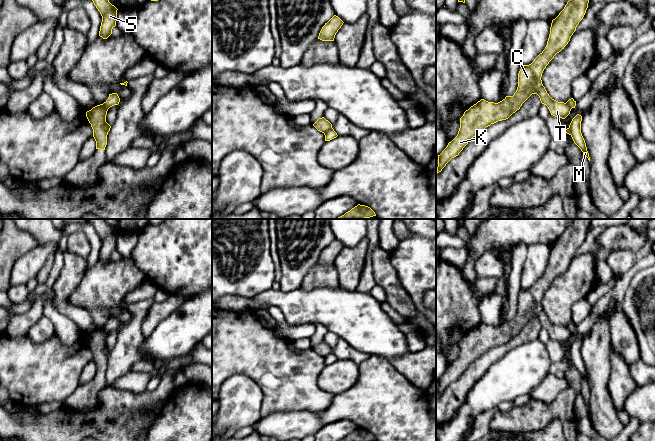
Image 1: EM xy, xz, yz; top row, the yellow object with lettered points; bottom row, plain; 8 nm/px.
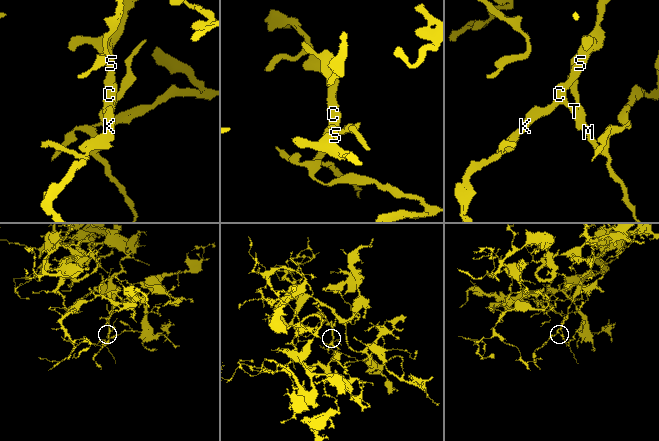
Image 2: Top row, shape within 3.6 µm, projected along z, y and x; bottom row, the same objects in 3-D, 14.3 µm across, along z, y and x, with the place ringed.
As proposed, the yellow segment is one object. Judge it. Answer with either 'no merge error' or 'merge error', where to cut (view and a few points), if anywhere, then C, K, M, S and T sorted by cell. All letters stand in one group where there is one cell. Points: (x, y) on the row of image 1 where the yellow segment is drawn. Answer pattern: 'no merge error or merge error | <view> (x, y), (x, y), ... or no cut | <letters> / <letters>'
no merge error | no cut | C K M S T

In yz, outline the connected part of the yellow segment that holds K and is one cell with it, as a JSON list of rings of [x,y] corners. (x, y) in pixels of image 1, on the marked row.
[[[569,0],[559,15],[552,20],[545,49],[531,64],[521,66],[518,87],[513,96],[506,96],[498,103],[481,99],[464,112],[460,118],[457,136],[438,155],[436,174],[441,172],[452,158],[458,156],[480,131],[491,124],[508,119],[532,94],[539,96],[541,103],[548,107],[551,115],[565,119],[570,114],[571,109],[576,106],[576,101],[571,98],[564,103],[552,99],[543,86],[541,77],[549,62],[570,41],[586,13],[588,3],[589,0]]]

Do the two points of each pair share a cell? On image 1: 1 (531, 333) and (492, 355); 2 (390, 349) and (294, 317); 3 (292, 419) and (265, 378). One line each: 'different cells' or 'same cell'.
1: same cell
2: same cell
3: different cells

